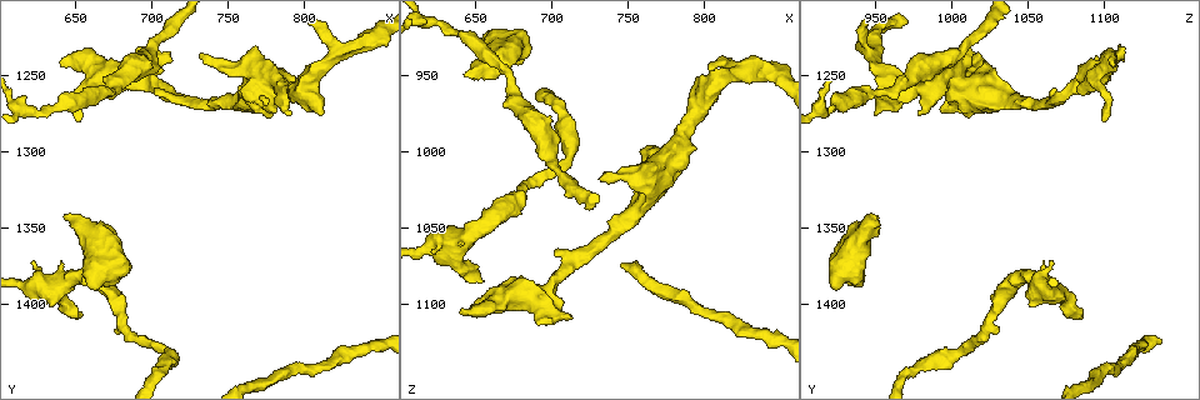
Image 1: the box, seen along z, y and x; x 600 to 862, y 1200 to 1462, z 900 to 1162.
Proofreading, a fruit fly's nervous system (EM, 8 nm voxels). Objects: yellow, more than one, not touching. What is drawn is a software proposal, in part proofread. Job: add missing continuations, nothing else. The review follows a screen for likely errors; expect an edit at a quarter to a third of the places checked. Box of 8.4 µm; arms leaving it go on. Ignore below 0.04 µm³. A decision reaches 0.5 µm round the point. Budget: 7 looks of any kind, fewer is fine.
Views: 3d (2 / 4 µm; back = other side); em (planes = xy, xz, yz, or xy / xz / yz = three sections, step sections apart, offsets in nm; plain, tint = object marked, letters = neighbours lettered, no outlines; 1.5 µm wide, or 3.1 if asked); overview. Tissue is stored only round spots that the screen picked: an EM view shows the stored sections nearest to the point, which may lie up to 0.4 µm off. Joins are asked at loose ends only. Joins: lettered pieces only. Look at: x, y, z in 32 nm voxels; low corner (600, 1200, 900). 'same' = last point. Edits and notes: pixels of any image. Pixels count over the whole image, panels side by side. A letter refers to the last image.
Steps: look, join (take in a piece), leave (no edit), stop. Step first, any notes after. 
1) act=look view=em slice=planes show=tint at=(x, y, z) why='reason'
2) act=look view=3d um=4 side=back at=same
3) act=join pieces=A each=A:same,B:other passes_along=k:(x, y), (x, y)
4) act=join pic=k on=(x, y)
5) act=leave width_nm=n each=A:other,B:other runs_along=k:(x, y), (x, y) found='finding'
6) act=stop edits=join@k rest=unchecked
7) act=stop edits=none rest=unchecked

act=look view=3d um=4 at=(680, 1368, 918) why='stops while still wide'

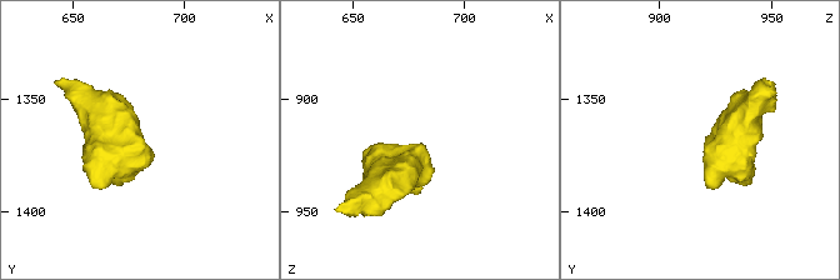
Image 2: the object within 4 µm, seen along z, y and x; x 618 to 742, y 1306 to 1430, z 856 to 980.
act=look view=em slice=xz step=4 show=tint at=(680, 1367, 920)

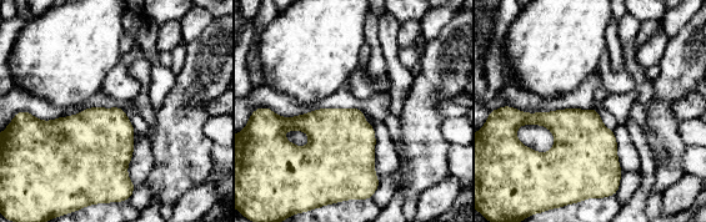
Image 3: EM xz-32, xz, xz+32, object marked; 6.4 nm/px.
act=look view=em slice=planes show=letters at=same

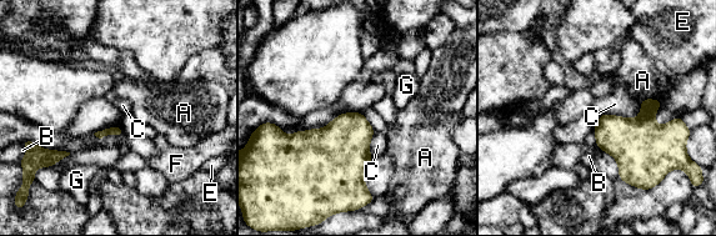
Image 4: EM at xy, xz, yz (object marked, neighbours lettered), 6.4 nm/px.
act=leave longest_contact=C:280nm each=A:other,B:other,C:other,E:other,F:other,G:other found='none of them fits'

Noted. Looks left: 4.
act=look view=3d um=4 at=(812, 1274, 950) why='an open end'

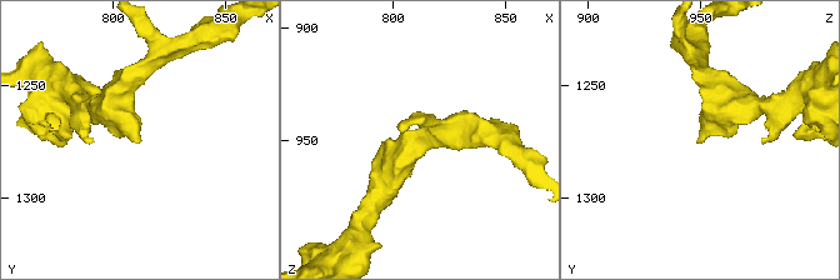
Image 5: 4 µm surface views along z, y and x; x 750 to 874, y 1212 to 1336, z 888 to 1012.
act=look view=em slice=planes show=letters at=(810, 1275, 950)

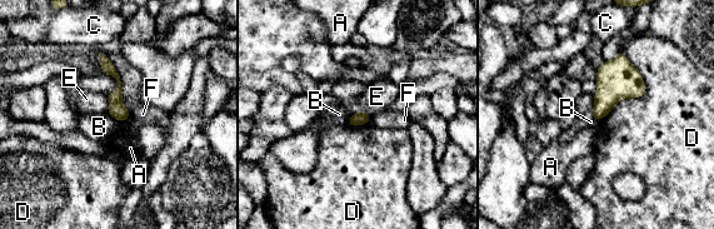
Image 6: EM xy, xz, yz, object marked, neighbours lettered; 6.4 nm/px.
act=leave longest_contact=D:480nm each=A:other,B:other,C:other,D:other,E:other,F:other found='none of them fits'

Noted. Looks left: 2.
act=look view=em slice=planes show=letters at=(640, 1242, 1106) why='branch stops here'

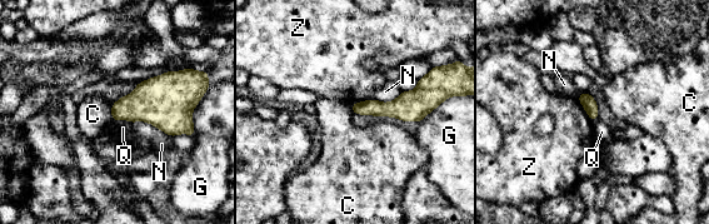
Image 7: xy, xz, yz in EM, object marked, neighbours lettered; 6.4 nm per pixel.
act=leave each=C:other,G:other,N:other,Q:other,Z:other border=7:(110, 104), (110, 117), (113, 119) found='none of them fits'

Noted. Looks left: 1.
act=stop edits=none rest=unchecked

